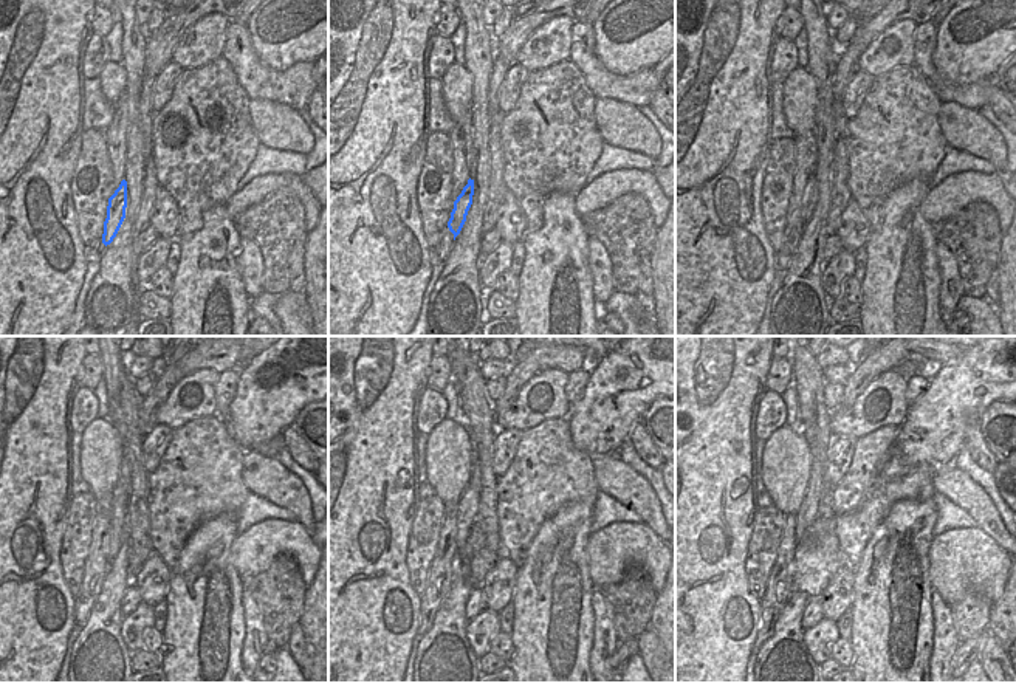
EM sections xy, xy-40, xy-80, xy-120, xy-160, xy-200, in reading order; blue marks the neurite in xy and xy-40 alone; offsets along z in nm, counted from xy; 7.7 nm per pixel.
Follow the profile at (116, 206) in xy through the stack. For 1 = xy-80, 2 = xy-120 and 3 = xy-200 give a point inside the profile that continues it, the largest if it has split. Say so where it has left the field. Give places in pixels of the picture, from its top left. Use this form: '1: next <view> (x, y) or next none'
1: next xy-80 (810, 195)
2: next xy-120 (118, 508)
3: next xy-200 (810, 510)

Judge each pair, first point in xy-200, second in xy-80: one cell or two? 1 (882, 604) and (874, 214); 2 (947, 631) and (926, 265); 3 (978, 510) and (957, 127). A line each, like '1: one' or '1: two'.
1: two
2: two
3: one

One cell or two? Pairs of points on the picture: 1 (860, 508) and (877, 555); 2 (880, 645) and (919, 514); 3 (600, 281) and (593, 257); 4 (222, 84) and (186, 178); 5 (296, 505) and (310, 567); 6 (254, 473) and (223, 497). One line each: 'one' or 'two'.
1: two
2: one
3: one
4: one
5: two
6: two

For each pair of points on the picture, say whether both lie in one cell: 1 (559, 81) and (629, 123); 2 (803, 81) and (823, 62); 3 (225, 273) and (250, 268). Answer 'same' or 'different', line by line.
1: different
2: different
3: different

